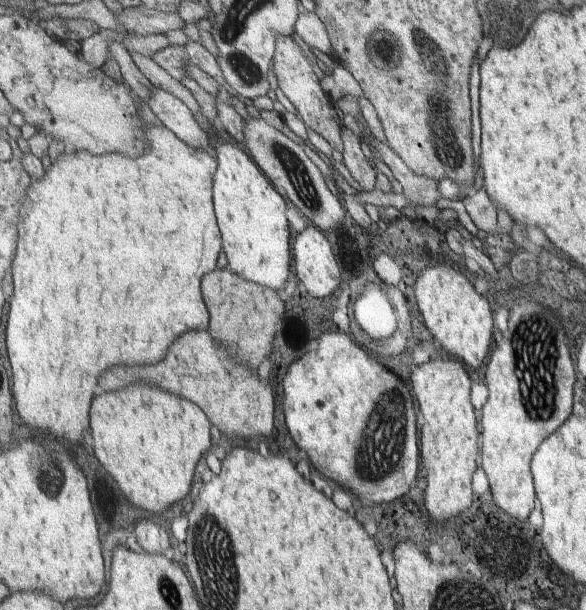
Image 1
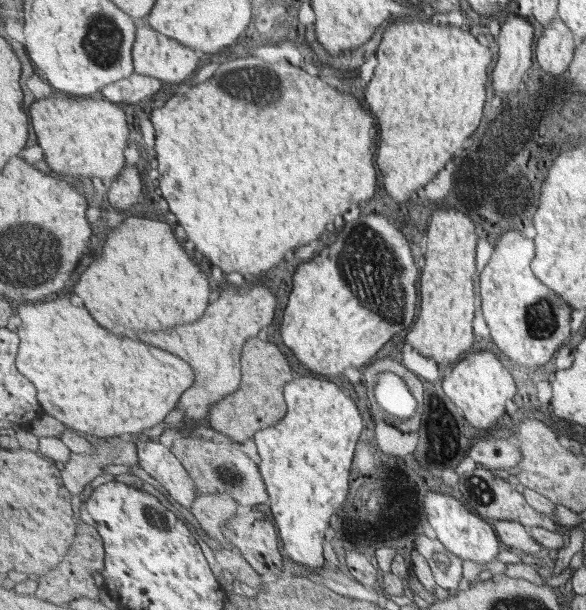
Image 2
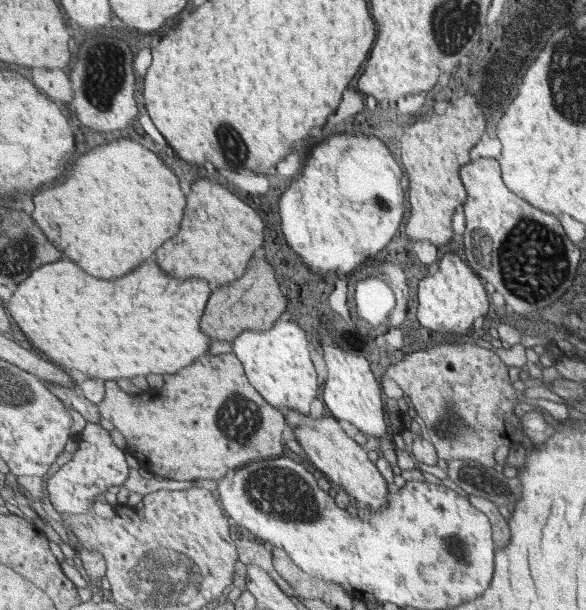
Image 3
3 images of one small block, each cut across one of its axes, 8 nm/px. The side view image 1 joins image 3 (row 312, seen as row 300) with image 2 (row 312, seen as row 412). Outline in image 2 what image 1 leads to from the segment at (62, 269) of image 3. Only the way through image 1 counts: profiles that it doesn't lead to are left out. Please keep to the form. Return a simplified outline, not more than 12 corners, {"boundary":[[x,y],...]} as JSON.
{"boundary":[[67,298],[18,307],[16,360],[83,434],[161,424],[197,380]]}

